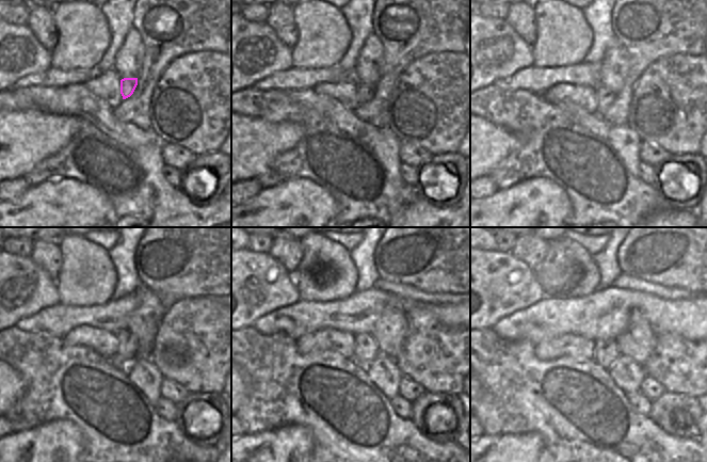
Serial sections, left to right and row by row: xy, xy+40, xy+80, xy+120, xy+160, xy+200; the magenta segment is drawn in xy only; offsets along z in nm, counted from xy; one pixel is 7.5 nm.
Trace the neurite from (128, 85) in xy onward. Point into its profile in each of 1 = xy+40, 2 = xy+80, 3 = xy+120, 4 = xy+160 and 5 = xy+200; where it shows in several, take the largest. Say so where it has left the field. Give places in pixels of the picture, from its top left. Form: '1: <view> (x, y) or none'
1: xy+40 (365, 93)
2: xy+80 (605, 96)
3: xy+120 (127, 351)
4: xy+160 (367, 350)
5: xy+200 (606, 352)

